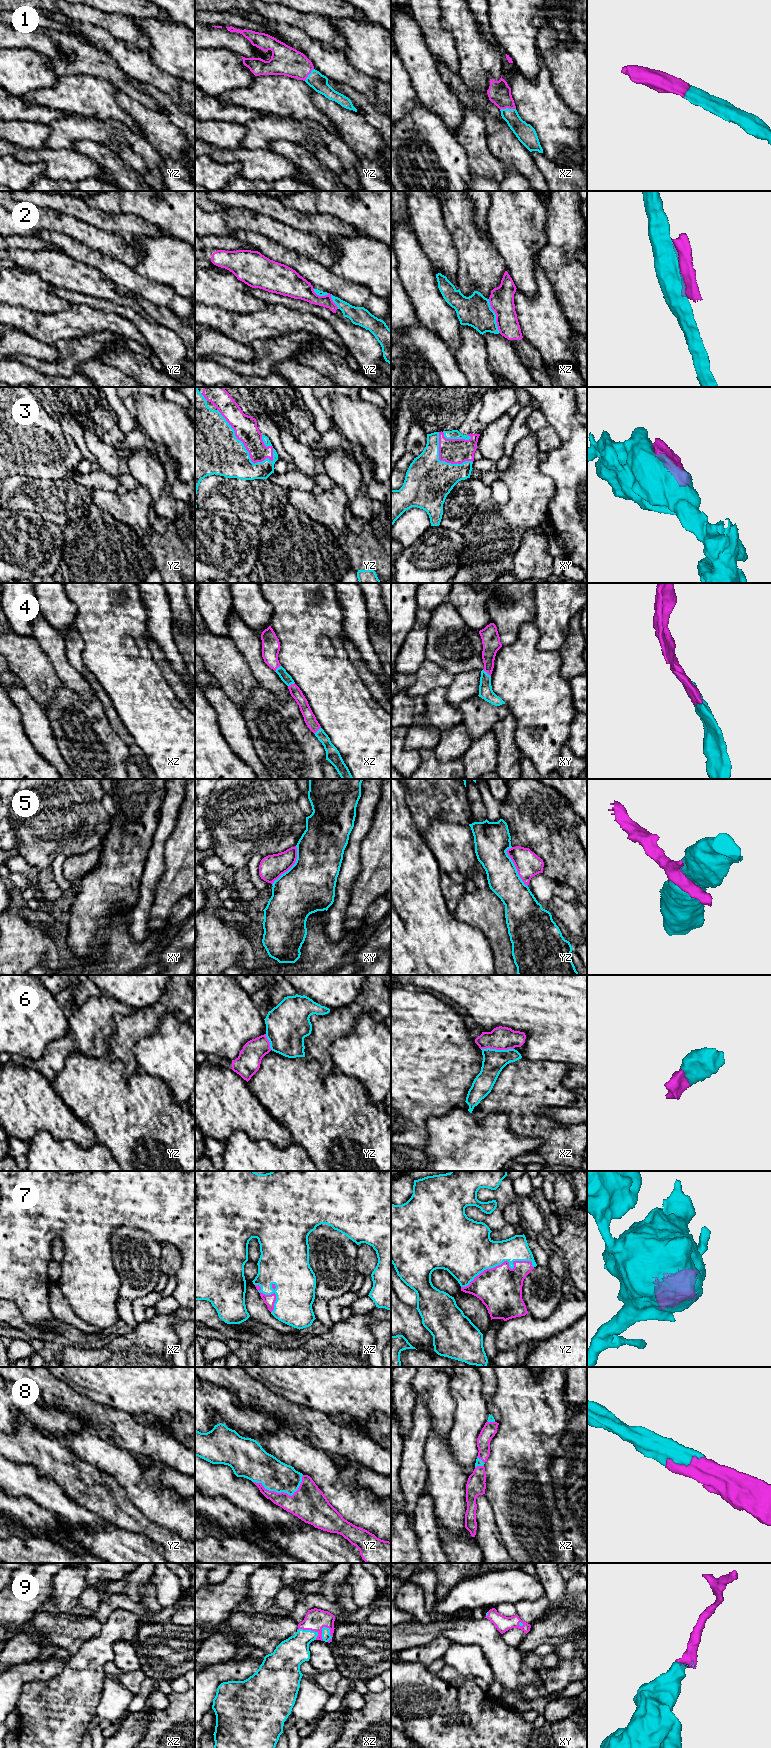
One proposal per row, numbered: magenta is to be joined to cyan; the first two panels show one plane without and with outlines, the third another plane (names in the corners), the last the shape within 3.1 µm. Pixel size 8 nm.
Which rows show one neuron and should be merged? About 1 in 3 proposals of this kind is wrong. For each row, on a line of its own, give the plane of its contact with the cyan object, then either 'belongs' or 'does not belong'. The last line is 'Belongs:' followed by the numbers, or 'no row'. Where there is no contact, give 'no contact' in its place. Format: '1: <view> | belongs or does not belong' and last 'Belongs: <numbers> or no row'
1: xz | belongs
2: xz | does not belong
3: yz | belongs
4: xy | belongs
5: yz | does not belong
6: xz | belongs
7: yz | belongs
8: yz | belongs
9: xz | belongs
Belongs: 1, 3, 4, 6, 7, 8, 9

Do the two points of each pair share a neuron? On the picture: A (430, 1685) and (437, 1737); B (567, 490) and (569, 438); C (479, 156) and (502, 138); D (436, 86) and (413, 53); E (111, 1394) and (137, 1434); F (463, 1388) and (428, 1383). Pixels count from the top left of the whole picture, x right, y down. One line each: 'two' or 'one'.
A: two
B: one
C: two
D: one
E: two
F: two

